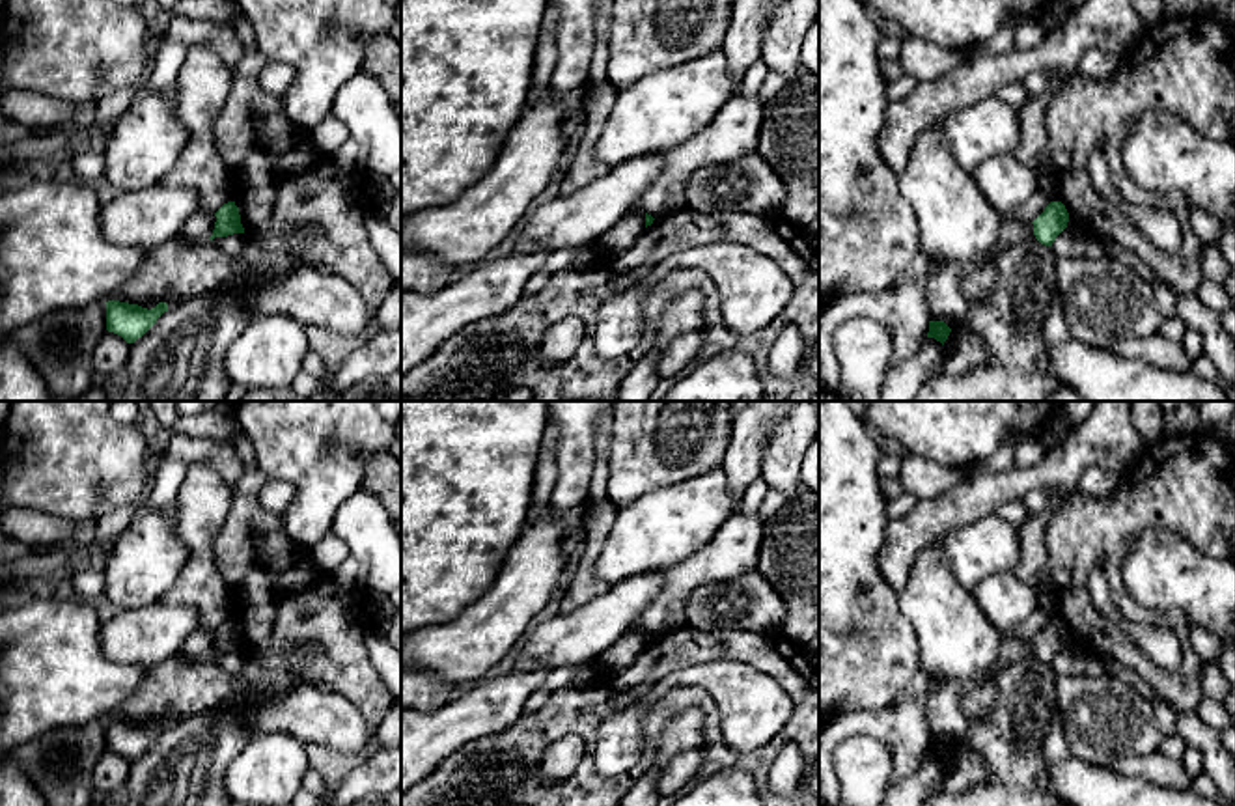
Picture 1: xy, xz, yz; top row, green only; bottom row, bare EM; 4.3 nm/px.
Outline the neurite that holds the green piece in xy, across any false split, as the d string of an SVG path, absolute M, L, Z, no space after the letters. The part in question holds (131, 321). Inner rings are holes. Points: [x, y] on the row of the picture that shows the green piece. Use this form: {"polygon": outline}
{"polygon": "M108 300L106 304L106 330L121 336L127 343L134 343L142 338L157 319L168 312L166 302L159 302L147 310L138 304Z"}

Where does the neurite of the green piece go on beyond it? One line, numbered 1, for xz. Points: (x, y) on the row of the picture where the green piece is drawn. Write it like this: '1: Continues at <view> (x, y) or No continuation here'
1: No continuation here

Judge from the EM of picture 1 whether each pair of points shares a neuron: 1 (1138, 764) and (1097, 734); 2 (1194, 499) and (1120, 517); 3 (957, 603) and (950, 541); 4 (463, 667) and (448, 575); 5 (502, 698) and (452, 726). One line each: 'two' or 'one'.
1: two
2: one
3: two
4: two
5: one

